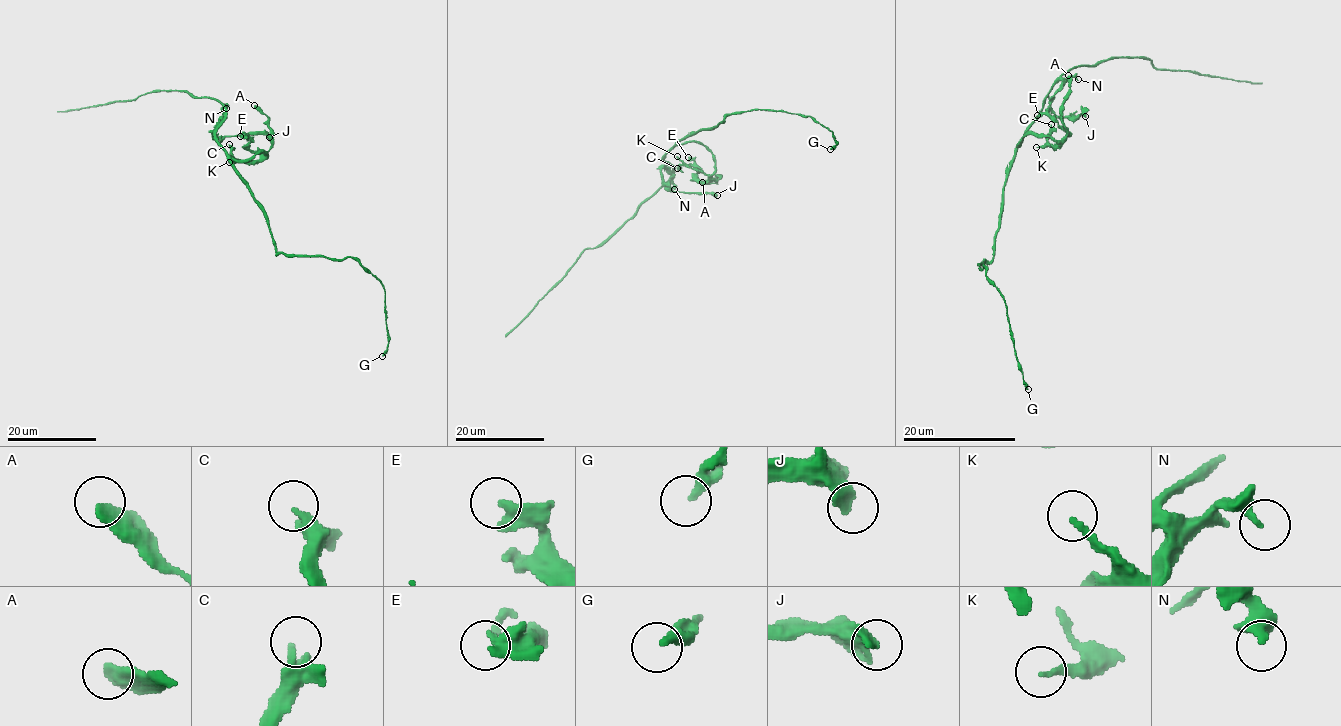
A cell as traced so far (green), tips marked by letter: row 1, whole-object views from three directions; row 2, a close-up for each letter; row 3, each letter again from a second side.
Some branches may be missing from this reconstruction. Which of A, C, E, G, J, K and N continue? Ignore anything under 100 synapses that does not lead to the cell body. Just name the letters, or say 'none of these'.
none of these

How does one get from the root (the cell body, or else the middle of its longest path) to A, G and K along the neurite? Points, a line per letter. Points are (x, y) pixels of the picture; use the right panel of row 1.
A: (1016, 150), (1028, 134), (1054, 140), (1067, 134), (1061, 105), (1070, 88), (1068, 75)
G: (1016, 150), (1002, 190), (993, 258), (977, 265), (986, 269), (1004, 298), (1015, 357), (1028, 389)
K: (1016, 150), (1021, 144), (1018, 143), (1028, 134), (1051, 137), (1060, 144), (1036, 147)

